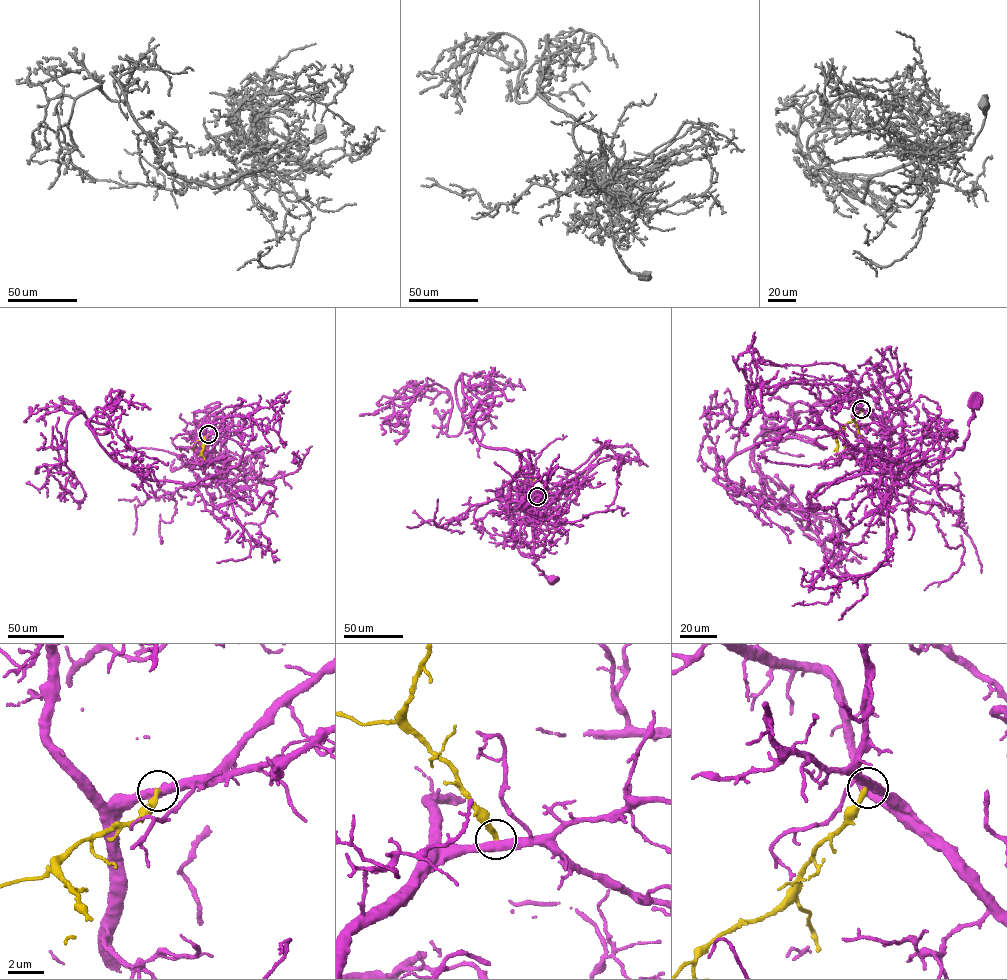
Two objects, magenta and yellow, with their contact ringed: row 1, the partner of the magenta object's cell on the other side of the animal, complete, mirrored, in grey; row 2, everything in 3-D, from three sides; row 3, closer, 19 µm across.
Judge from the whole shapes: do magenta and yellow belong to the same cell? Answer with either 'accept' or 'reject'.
reject

